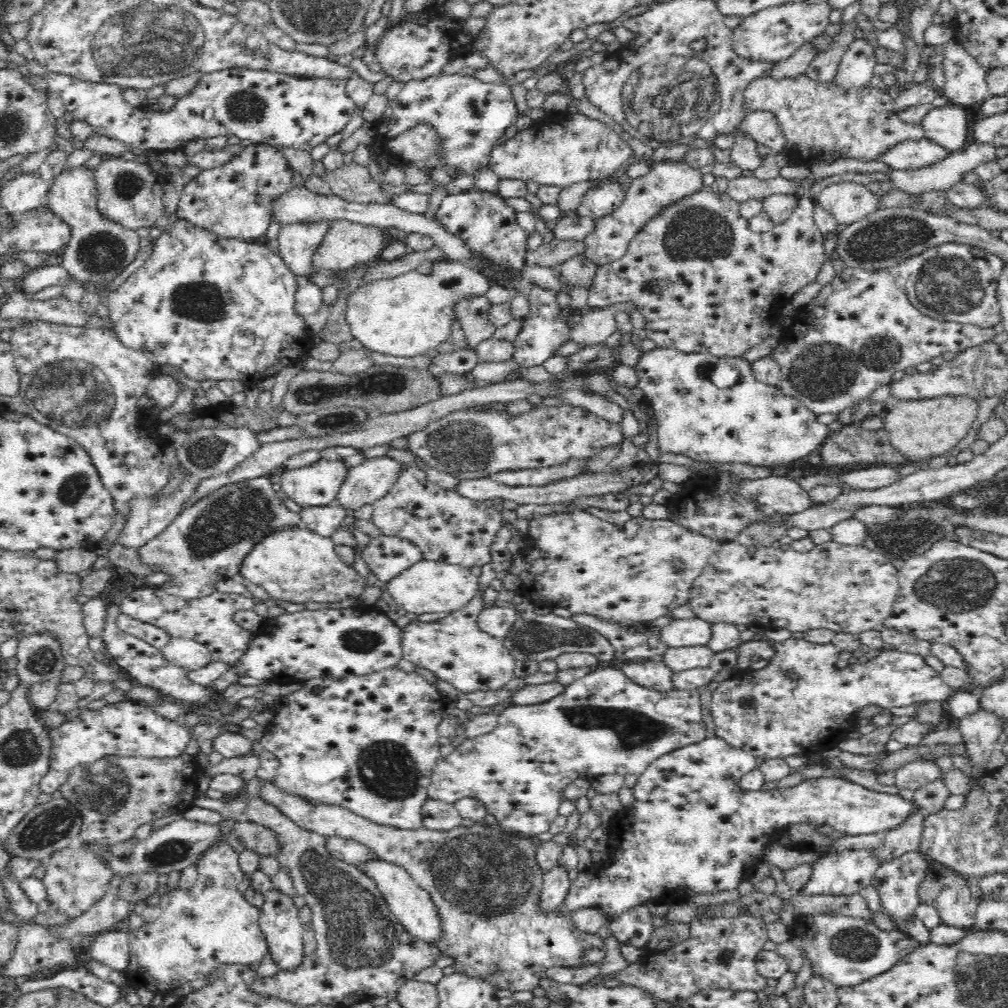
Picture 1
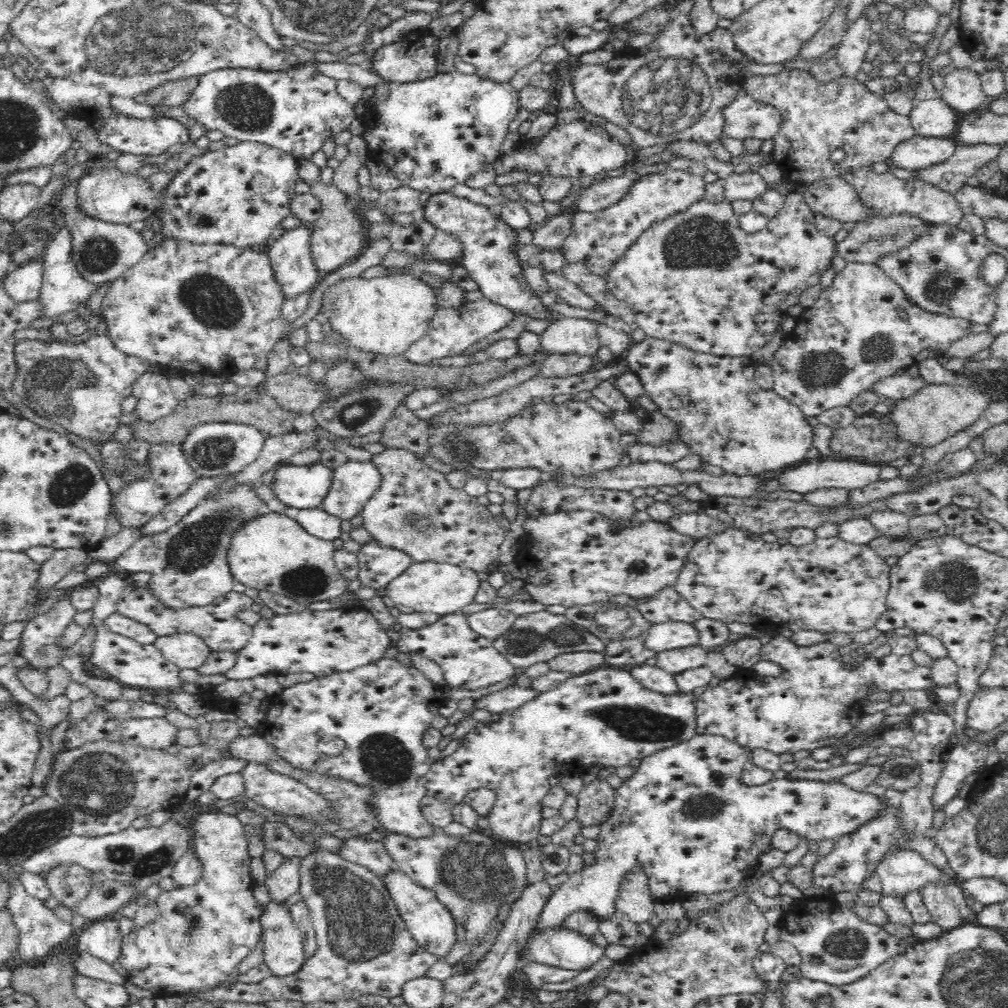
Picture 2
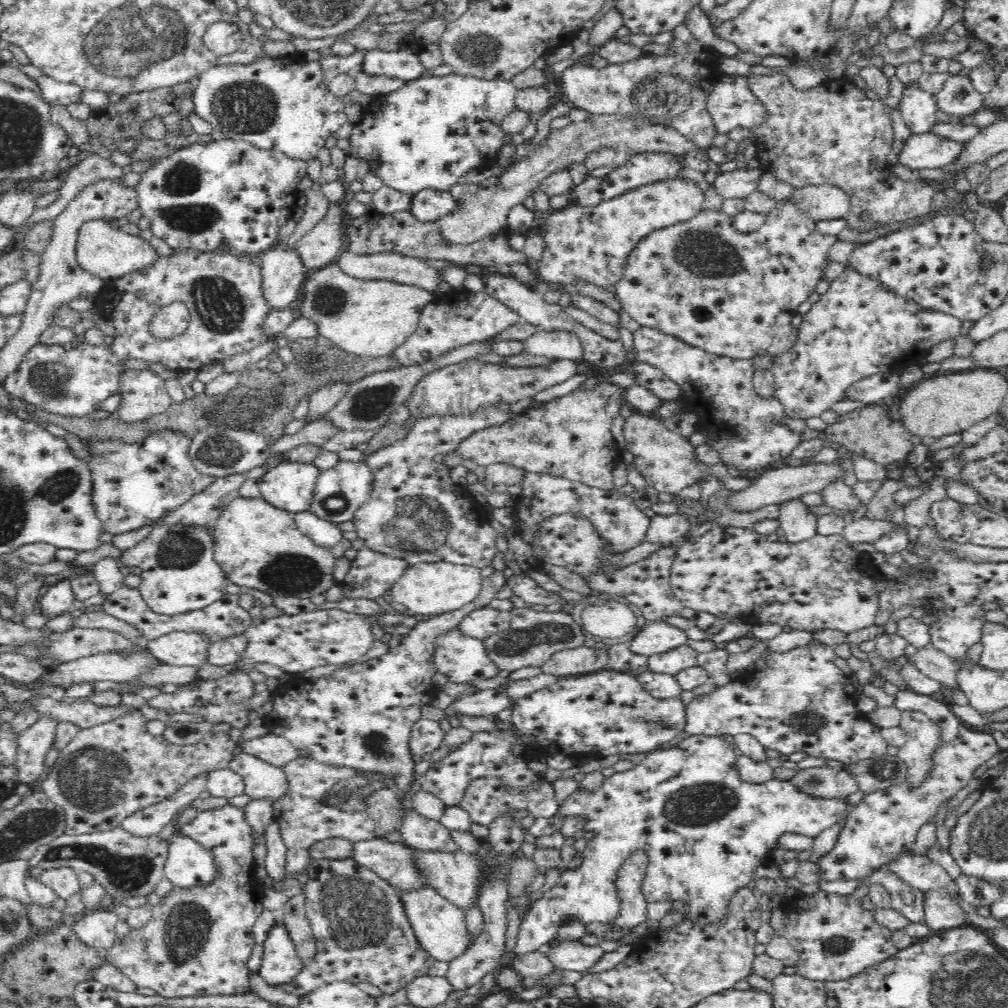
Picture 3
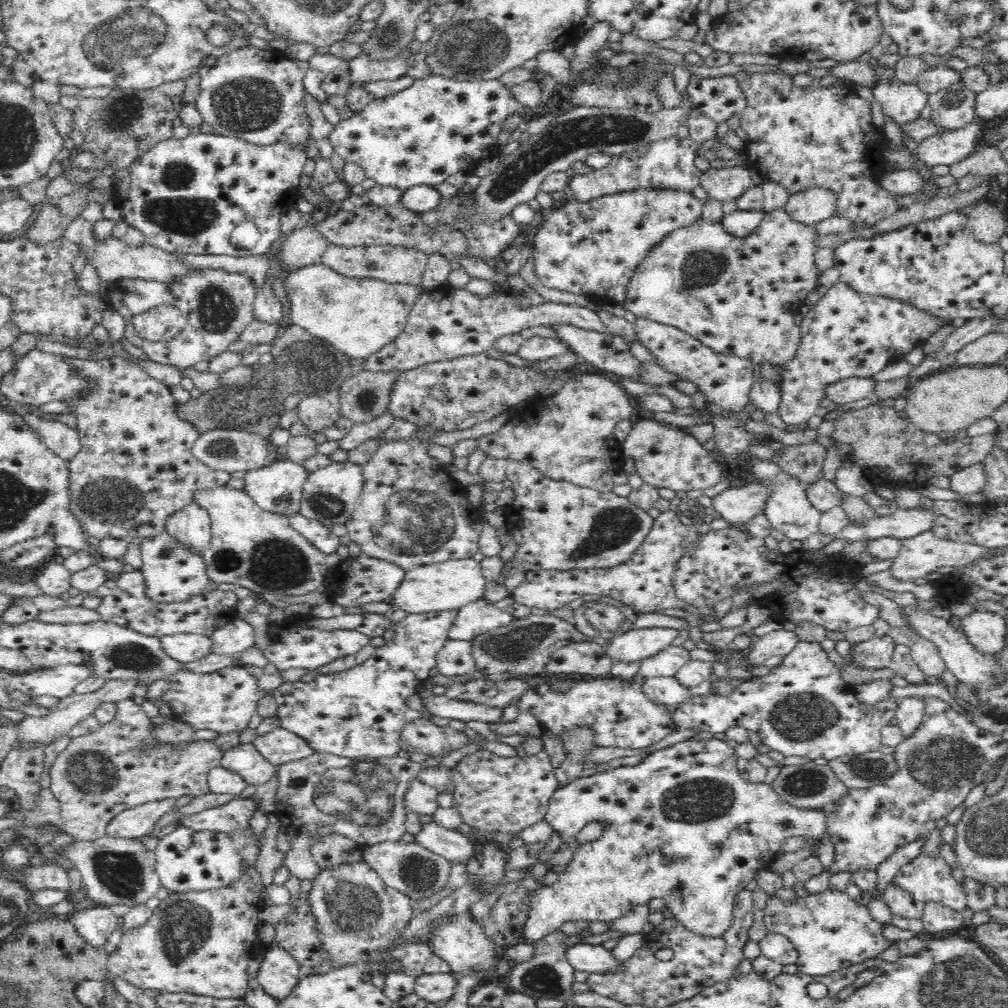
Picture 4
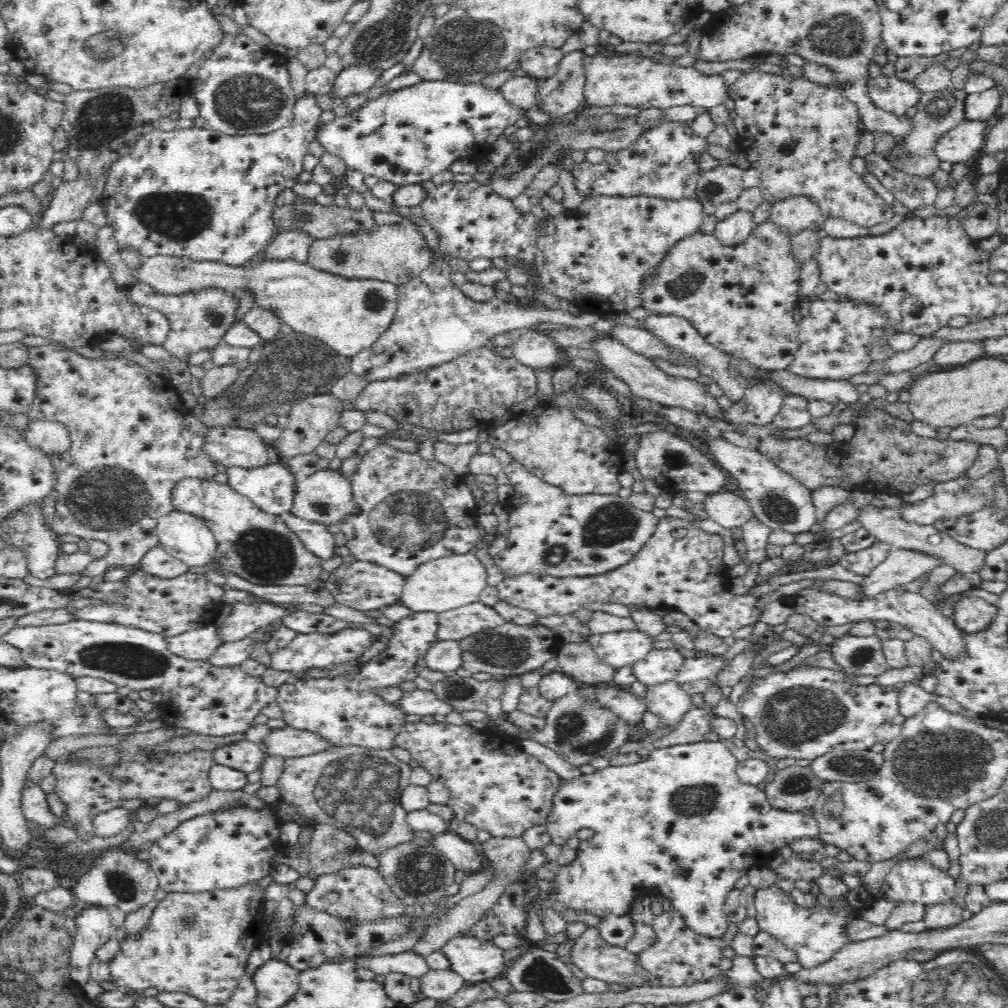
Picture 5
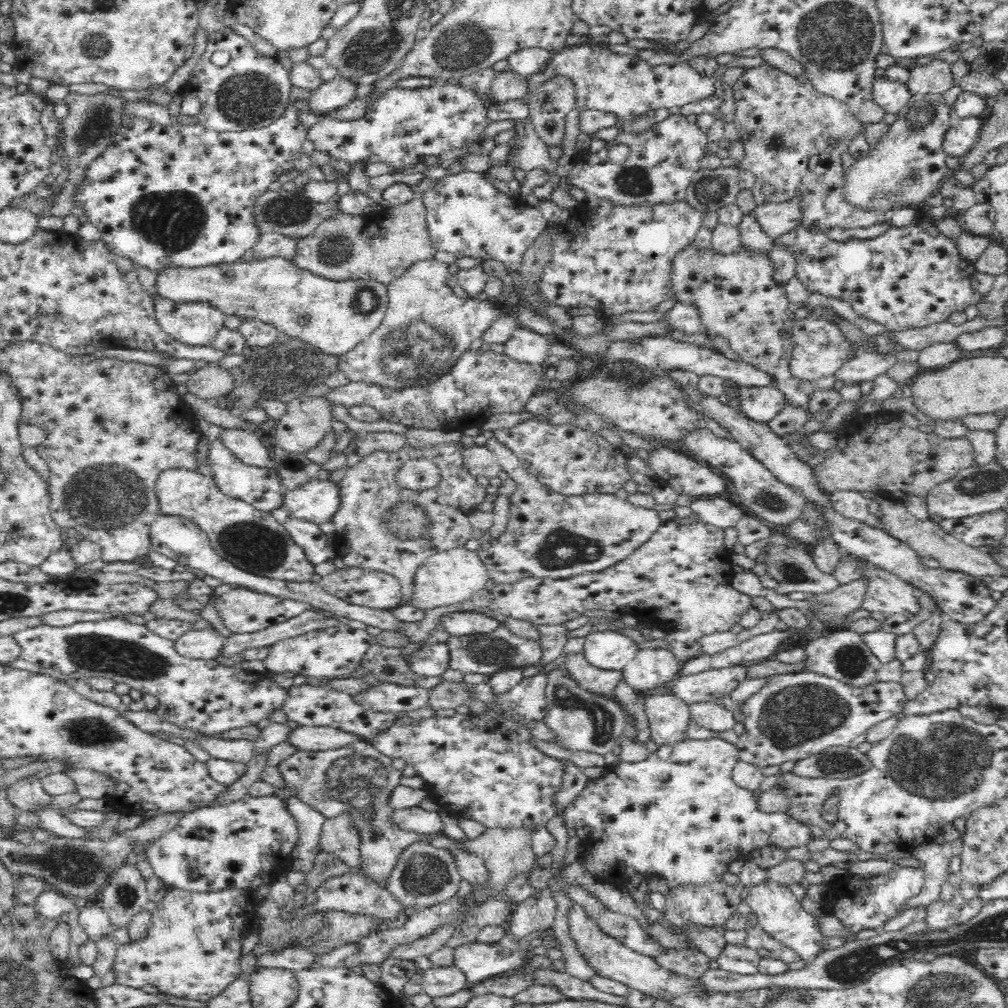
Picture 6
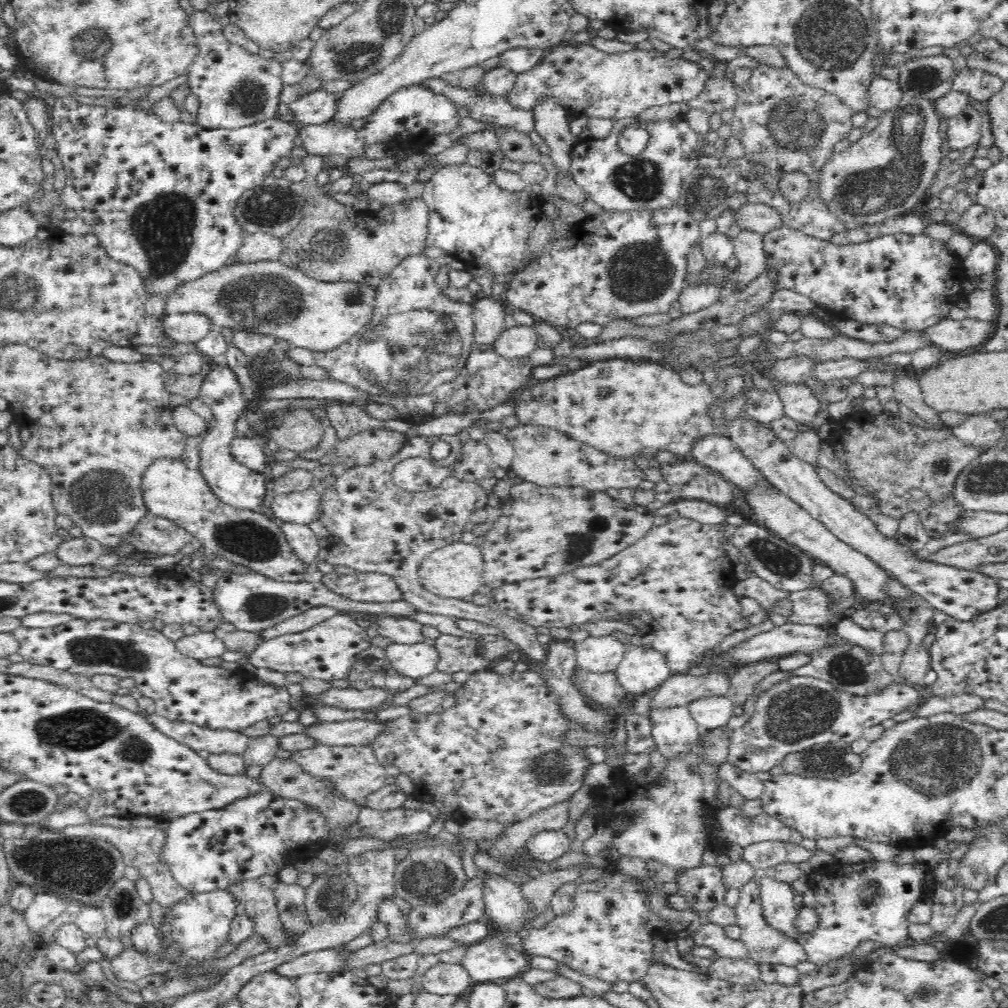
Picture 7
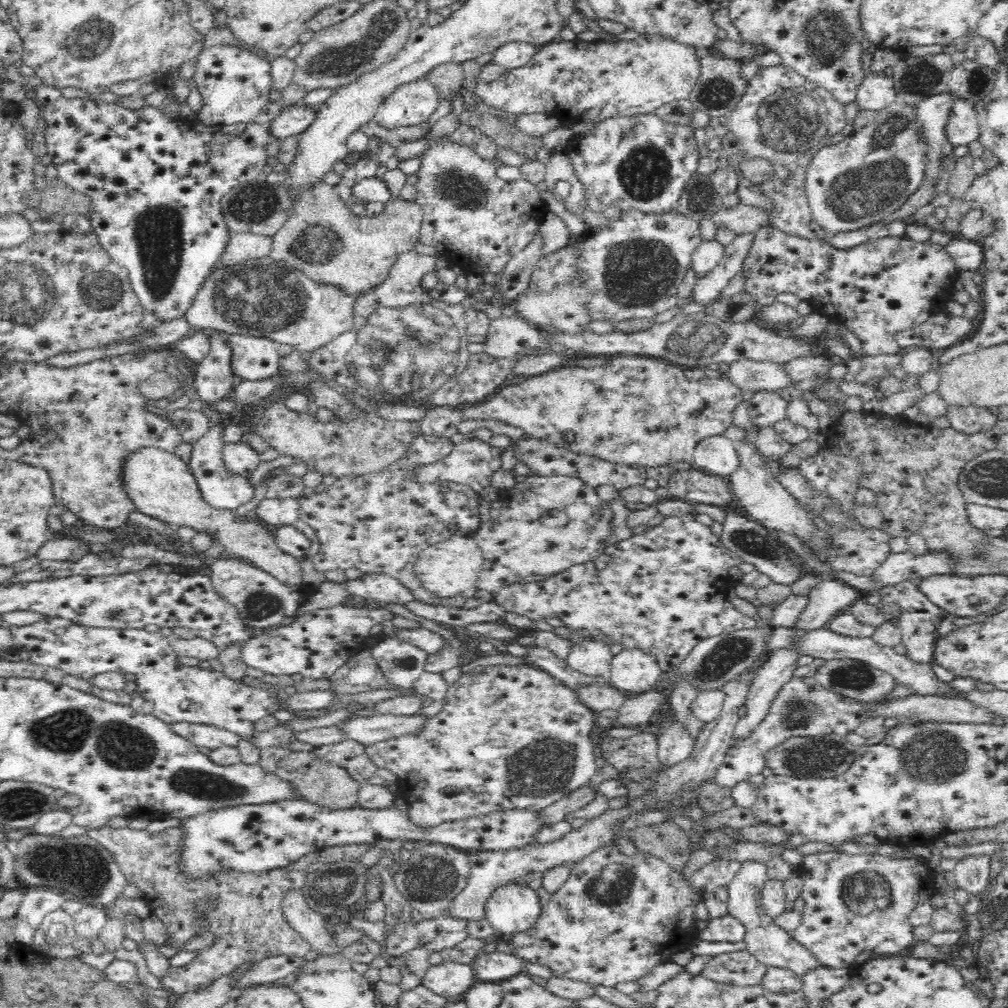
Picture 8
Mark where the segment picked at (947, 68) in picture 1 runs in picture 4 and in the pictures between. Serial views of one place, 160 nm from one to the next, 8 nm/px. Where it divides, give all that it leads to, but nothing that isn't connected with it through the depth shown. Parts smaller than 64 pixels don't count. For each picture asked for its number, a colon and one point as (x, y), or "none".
2: (962, 91)
3: (957, 98)
4: (952, 108)

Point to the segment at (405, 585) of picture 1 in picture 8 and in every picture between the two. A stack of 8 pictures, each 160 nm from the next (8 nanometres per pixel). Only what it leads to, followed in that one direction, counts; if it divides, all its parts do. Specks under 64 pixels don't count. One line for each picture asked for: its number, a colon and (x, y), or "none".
2: (442, 588)
3: (426, 588)
4: (448, 585)
5: (445, 583)
6: (454, 576)
7: (456, 570)
8: (448, 568)

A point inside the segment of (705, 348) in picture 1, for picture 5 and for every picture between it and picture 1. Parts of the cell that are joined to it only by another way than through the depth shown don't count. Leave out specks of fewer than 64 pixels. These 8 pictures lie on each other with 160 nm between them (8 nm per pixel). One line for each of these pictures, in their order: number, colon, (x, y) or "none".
2: (697, 279)
3: (733, 294)
4: (738, 296)
5: (741, 298)

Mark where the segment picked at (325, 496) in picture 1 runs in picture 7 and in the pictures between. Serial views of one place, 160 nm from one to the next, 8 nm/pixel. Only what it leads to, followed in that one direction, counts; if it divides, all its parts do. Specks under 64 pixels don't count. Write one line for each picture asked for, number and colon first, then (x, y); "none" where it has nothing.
2: (303, 487)
3: (289, 486)
4: (278, 487)
5: (271, 487)
6: (261, 487)
7: (233, 484)

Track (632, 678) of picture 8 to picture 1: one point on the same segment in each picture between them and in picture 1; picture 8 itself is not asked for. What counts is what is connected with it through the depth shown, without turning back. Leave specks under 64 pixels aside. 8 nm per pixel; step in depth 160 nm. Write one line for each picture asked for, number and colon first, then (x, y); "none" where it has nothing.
1: (684, 658)
2: (673, 661)
3: (670, 662)
4: (666, 663)
5: (660, 665)
6: (650, 668)
7: (640, 670)

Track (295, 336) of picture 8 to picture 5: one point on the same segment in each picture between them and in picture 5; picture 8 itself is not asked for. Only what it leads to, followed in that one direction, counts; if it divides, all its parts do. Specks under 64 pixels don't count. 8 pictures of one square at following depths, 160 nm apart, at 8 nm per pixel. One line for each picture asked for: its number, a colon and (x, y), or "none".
5: (347, 315)
6: (332, 316)
7: (267, 297)

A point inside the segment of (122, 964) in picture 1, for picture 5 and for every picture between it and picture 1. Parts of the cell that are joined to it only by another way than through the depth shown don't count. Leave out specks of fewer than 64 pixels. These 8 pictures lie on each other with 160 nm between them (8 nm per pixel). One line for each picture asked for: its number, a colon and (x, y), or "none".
2: (101, 937)
3: (97, 929)
4: (94, 924)
5: (94, 927)

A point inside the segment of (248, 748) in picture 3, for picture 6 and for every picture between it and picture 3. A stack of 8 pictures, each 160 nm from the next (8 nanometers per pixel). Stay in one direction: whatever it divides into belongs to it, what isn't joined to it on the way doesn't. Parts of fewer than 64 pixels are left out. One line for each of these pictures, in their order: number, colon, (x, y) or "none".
4: (279, 746)
5: (289, 742)
6: (304, 737)

